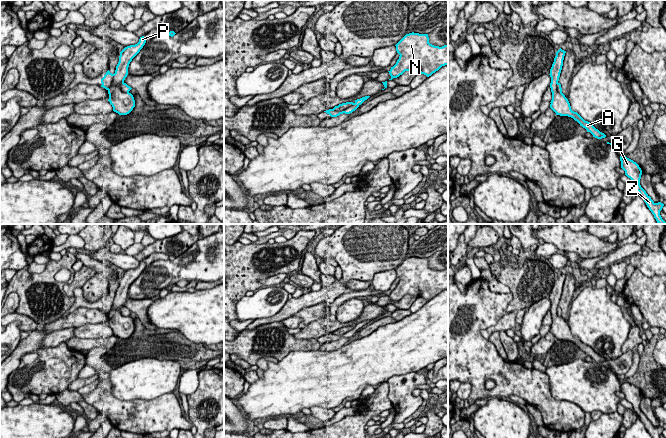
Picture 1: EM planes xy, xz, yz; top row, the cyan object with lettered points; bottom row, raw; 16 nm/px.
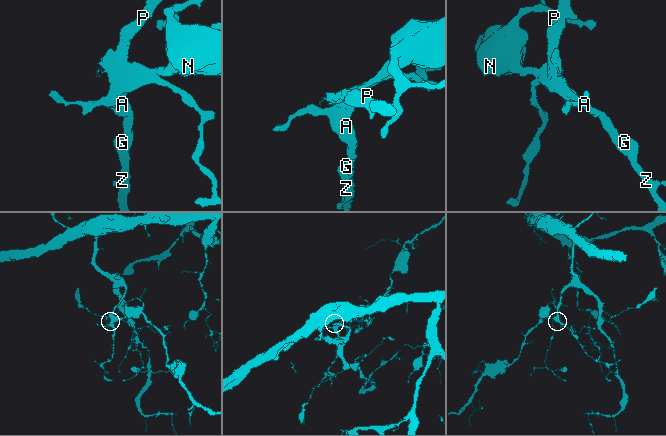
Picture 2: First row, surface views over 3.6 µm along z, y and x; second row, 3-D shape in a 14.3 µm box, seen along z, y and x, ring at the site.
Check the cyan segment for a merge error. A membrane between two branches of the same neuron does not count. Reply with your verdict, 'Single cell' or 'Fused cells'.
Fused cells

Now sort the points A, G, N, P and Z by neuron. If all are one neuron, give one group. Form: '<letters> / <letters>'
A G P Z / N

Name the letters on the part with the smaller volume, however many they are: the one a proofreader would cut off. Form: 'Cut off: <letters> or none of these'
Cut off: N

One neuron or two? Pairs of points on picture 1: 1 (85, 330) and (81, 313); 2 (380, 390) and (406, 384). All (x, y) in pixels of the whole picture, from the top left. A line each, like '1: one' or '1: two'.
1: two
2: two

